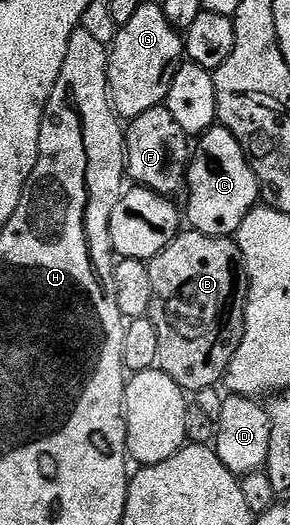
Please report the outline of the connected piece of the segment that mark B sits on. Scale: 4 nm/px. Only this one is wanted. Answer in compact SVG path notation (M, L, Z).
M193 229L183 230L174 236L173 241L160 252L156 258L149 260L148 263L148 281L152 285L152 297L150 298L150 310L148 318L152 325L156 325L156 342L160 345L158 350L157 370L168 373L176 385L180 385L183 391L193 393L193 391L209 392L214 386L223 382L228 365L236 353L236 349L242 340L242 308L244 306L243 296L240 294L240 260L238 257L238 244L233 238L217 239L211 235L205 235Z

